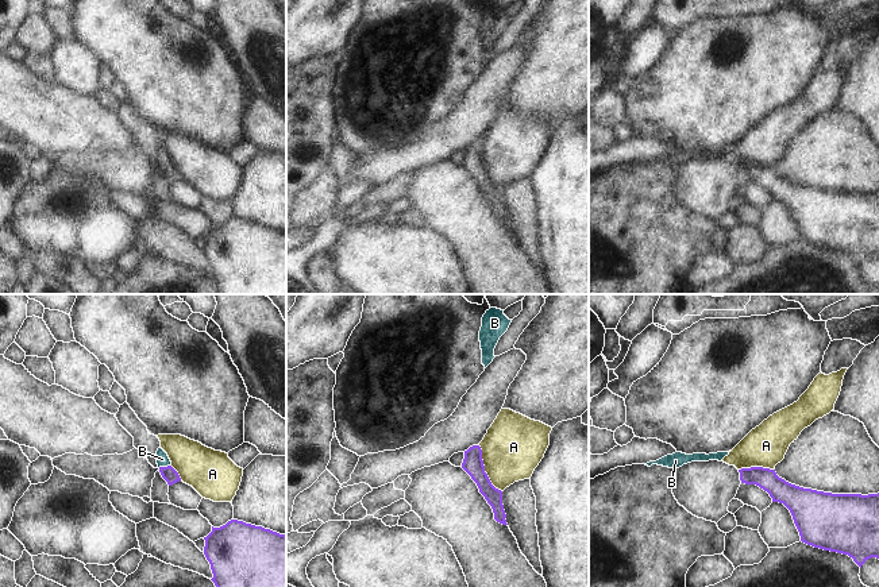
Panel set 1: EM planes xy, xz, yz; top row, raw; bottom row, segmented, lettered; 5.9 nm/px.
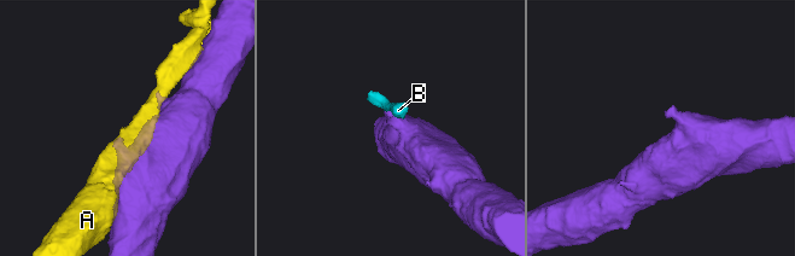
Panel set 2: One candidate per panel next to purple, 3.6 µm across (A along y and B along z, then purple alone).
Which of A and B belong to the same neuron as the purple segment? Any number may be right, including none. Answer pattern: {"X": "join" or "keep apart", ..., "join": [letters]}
{"A": "keep apart", "B": "join", "join": ["B"]}

